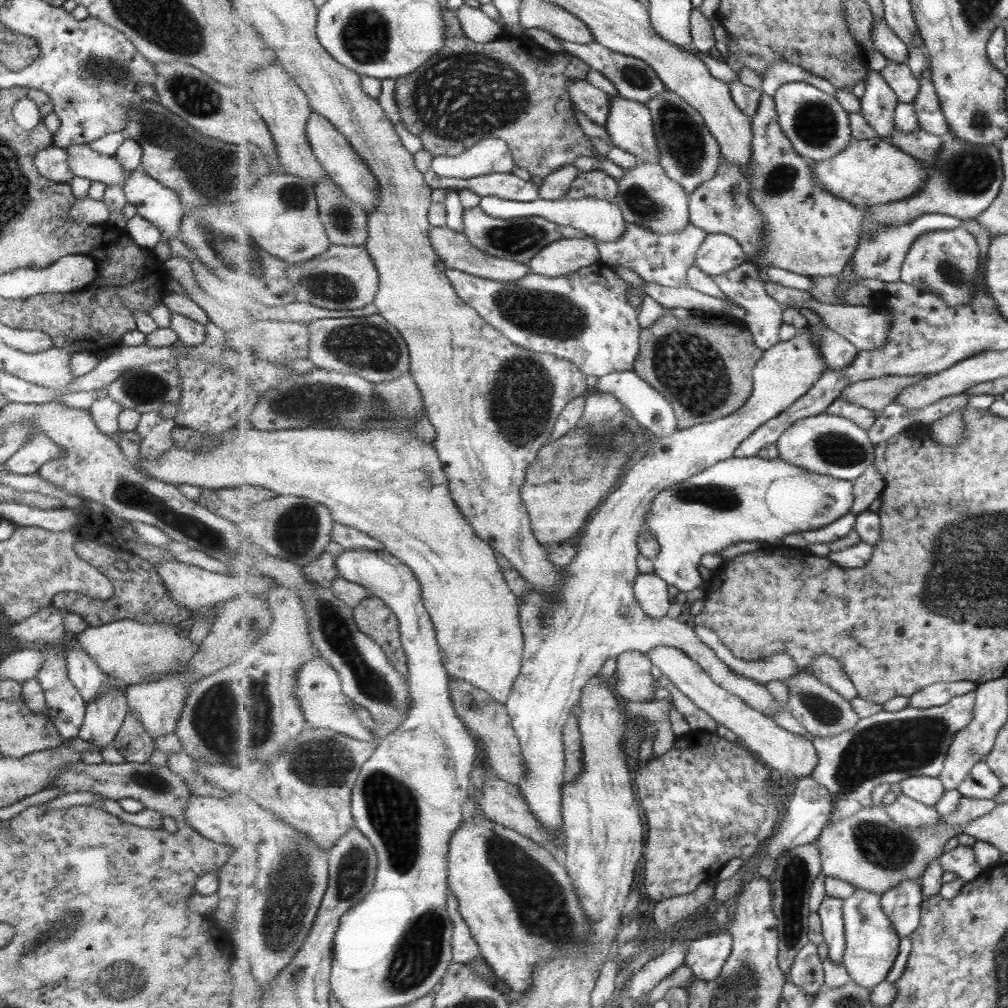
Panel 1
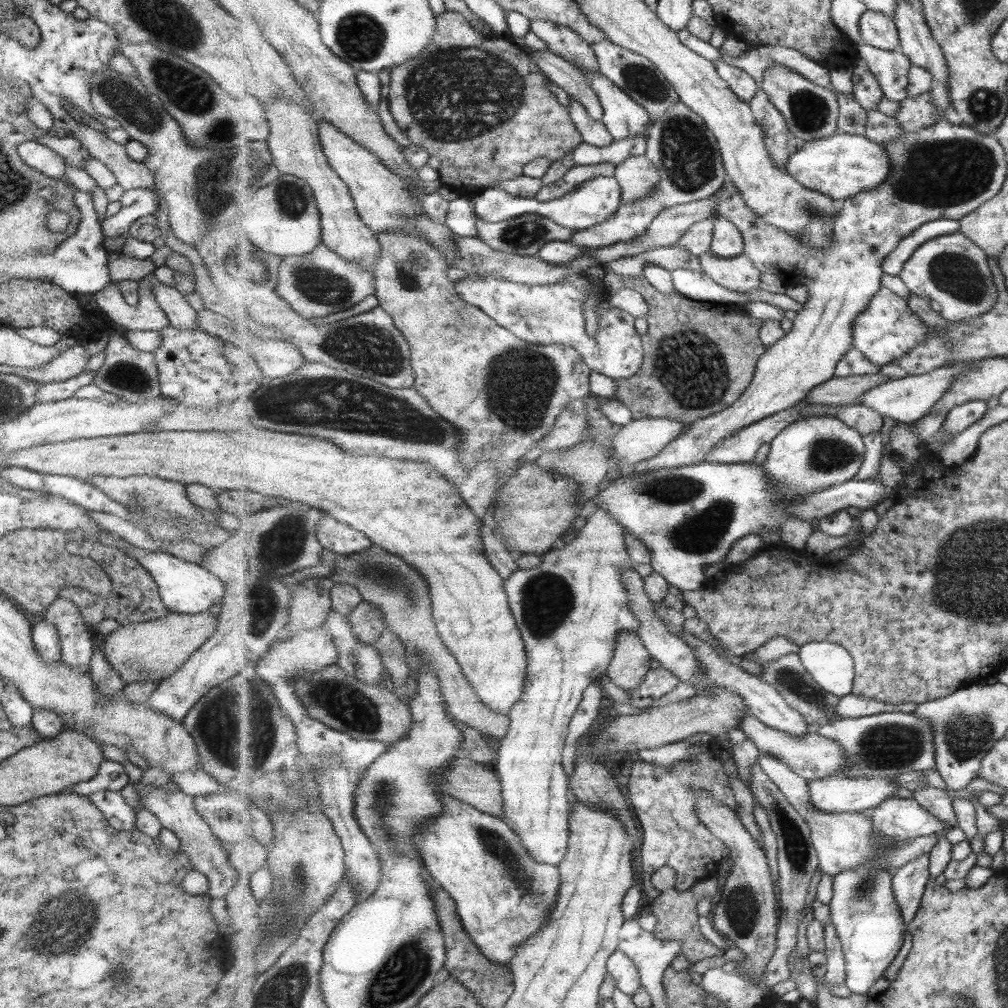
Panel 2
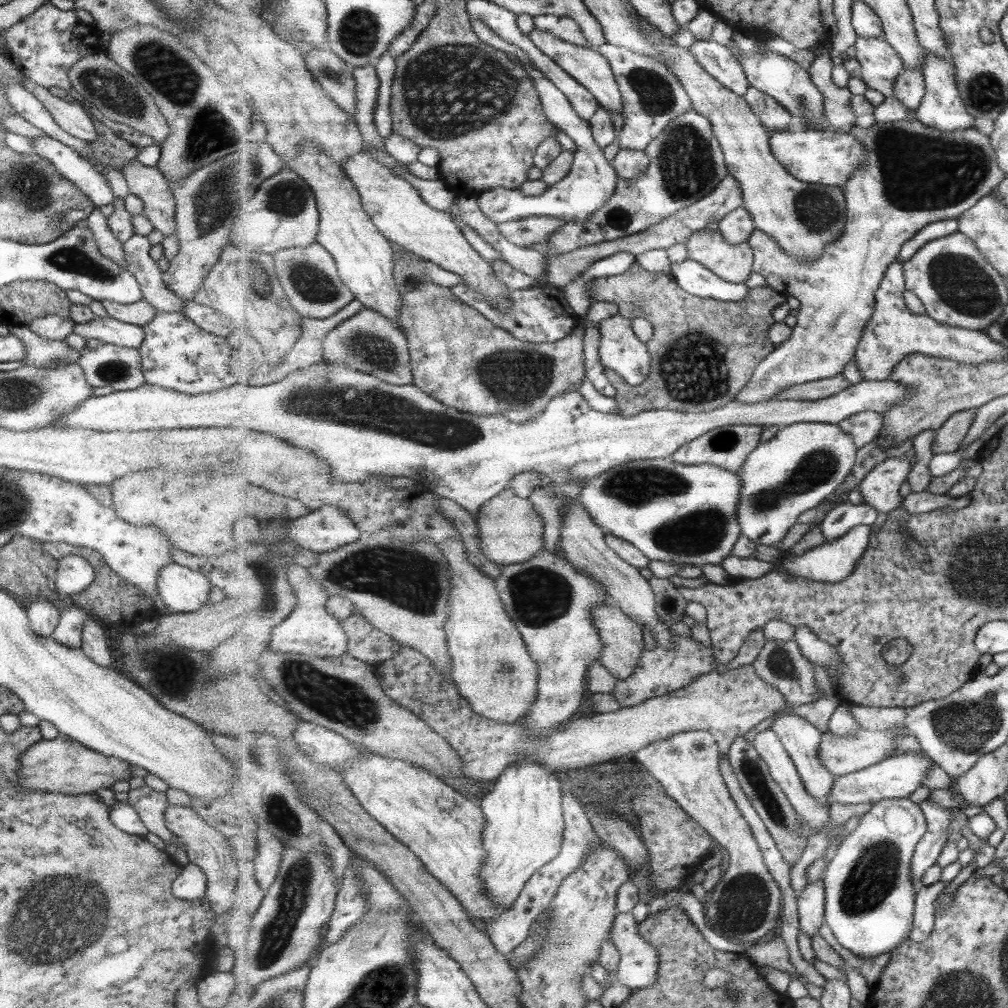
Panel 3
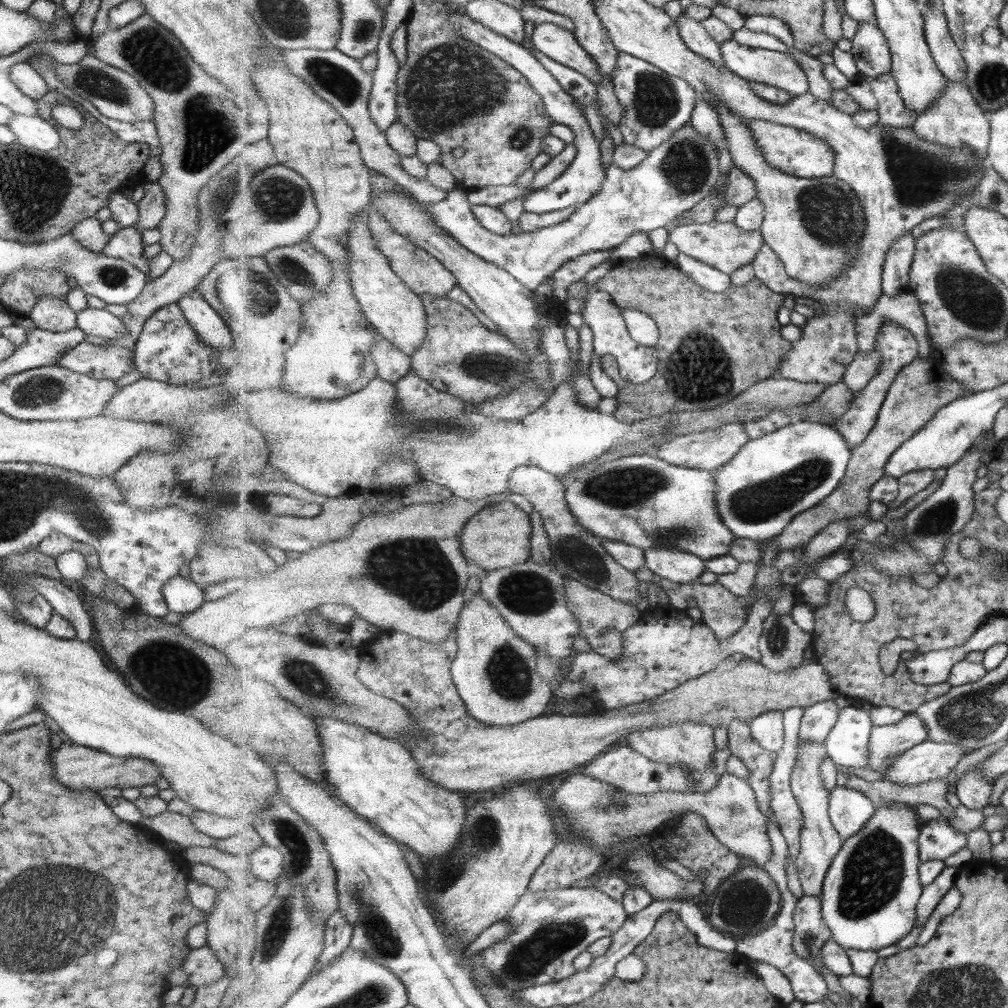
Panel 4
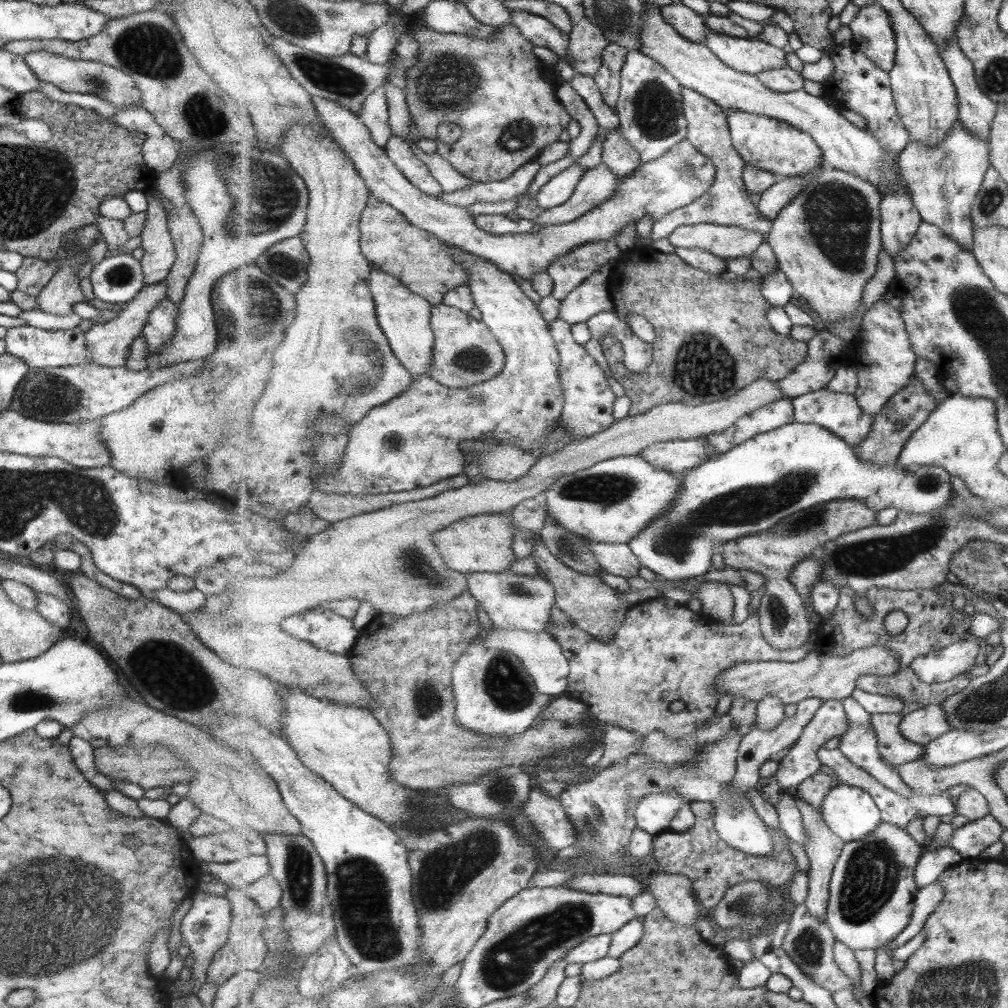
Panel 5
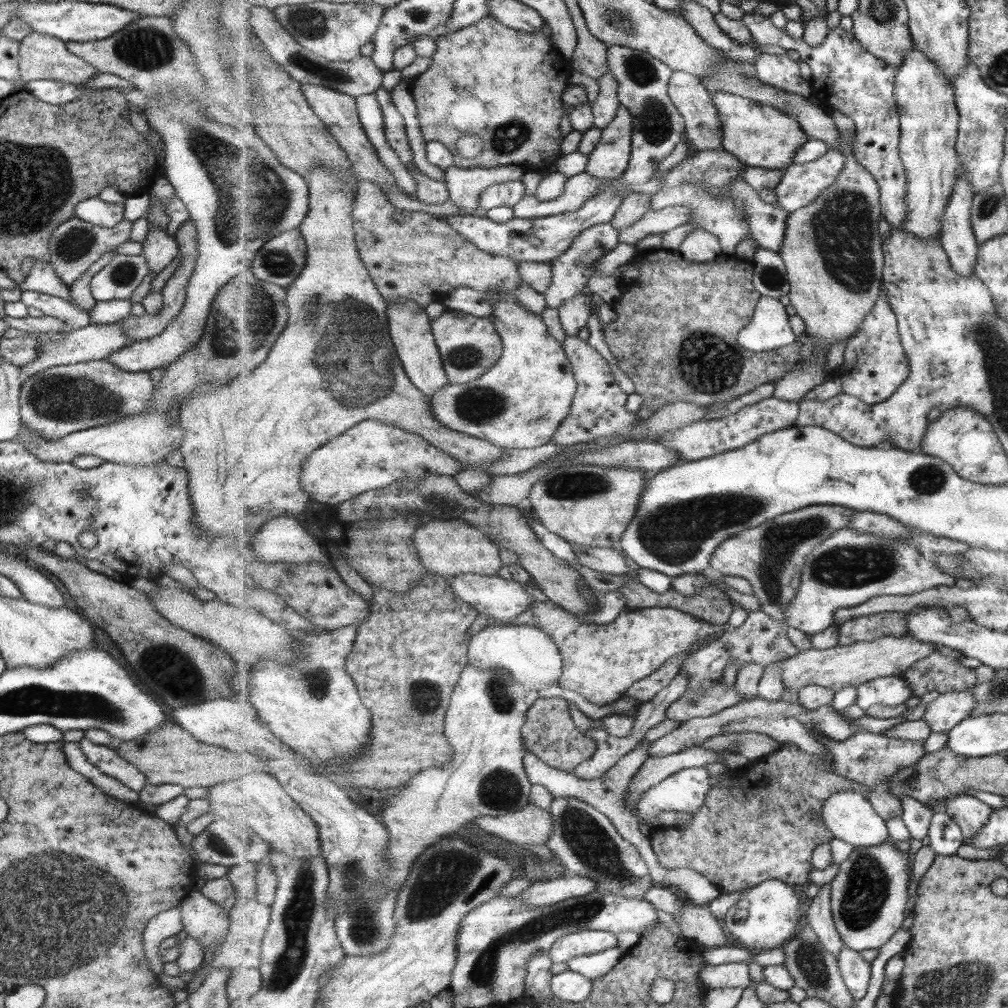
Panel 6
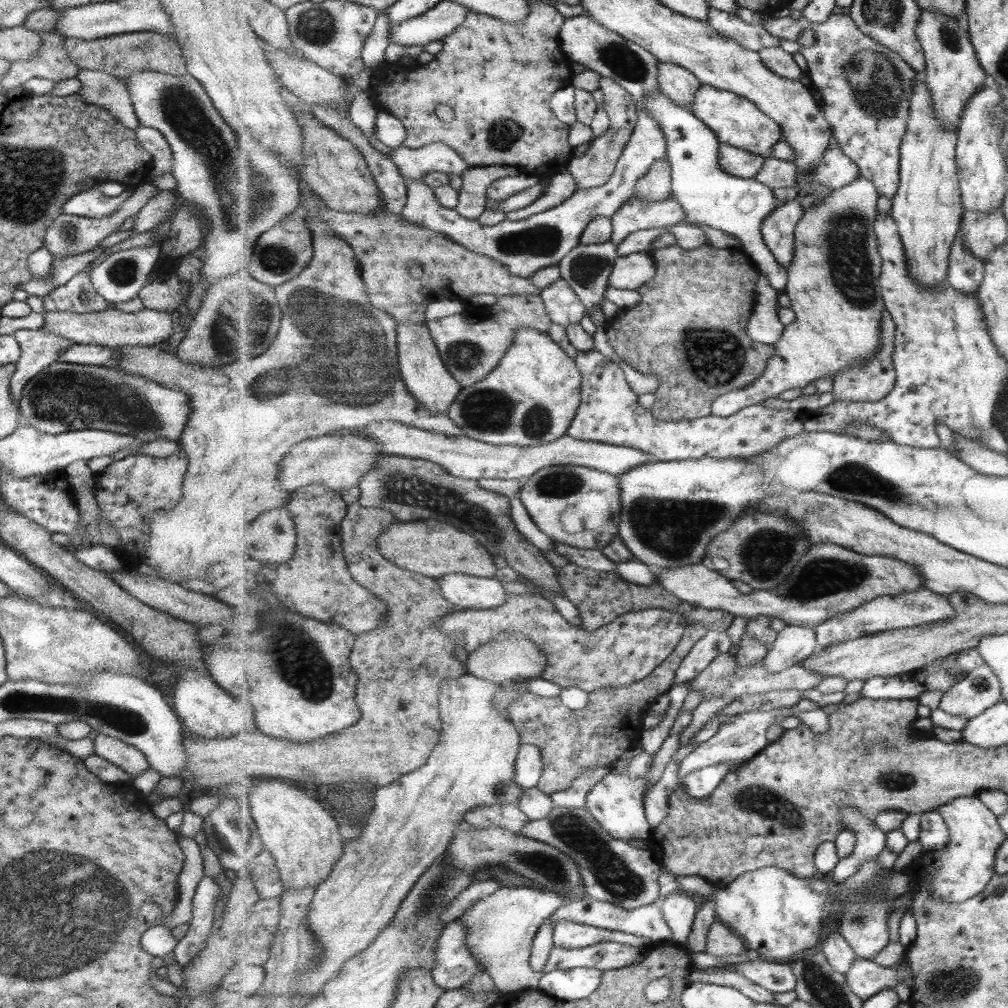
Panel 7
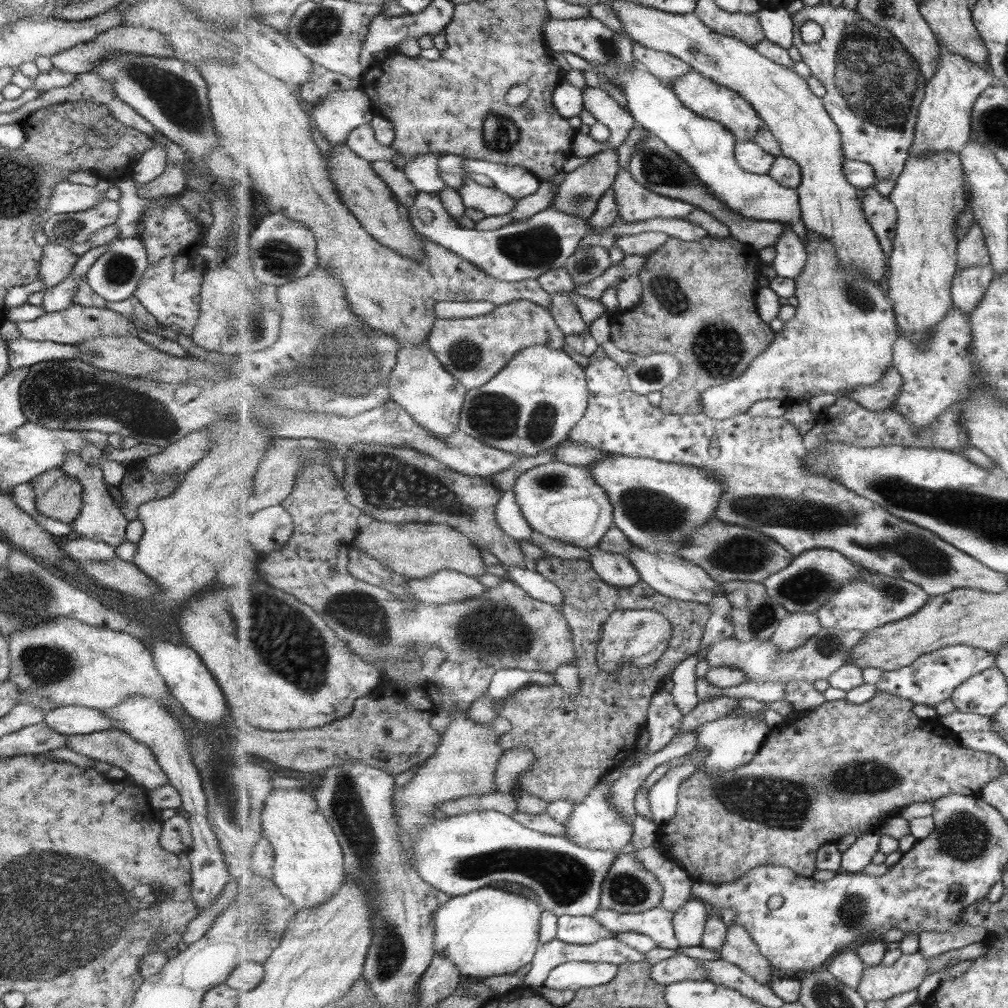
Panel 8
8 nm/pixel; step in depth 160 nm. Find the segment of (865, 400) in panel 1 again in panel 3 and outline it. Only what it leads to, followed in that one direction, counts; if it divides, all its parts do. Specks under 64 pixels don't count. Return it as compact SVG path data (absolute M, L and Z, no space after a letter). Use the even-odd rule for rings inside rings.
M845 375L833 378L821 379L813 382L806 382L795 387L785 389L779 393L775 400L795 400L795 401L817 401L824 400L837 395L843 390L849 389L852 384Z

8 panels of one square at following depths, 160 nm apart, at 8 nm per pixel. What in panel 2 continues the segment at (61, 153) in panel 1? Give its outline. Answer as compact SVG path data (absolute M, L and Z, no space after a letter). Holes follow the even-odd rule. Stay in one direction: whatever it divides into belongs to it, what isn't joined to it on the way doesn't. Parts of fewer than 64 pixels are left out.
M28 140L16 146L16 153L29 168L49 178L63 179L66 166L64 160L53 149L37 141Z

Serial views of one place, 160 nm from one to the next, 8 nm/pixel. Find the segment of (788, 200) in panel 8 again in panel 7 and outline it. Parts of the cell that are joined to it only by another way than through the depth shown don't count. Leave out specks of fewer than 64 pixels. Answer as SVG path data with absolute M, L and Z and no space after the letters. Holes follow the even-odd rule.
M656 90L648 96L646 100L646 109L648 113L659 122L668 138L668 160L672 164L672 195L671 199L681 204L686 212L687 224L705 224L712 228L726 231L728 234L735 236L742 243L741 249L749 258L754 261L754 266L758 273L764 274L771 283L773 288L785 292L788 285L788 269L786 269L774 255L767 243L764 241L764 234L761 232L762 224L766 218L778 209L777 198L773 194L773 188L763 182L759 182L756 177L739 178L725 172L720 165L720 146L722 142L717 134L709 126L705 125L693 110L683 108L676 102L673 102L661 90Z

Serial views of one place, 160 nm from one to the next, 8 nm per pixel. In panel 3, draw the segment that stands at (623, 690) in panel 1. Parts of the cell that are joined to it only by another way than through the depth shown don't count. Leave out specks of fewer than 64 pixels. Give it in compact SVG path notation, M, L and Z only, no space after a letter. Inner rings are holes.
M603 601L597 609L593 609L592 615L594 616L594 623L600 630L601 640L604 642L604 653L600 662L618 680L627 680L636 672L642 652L644 652L645 642L643 642L642 626L628 614L625 614L625 611L621 611L616 605L608 601Z

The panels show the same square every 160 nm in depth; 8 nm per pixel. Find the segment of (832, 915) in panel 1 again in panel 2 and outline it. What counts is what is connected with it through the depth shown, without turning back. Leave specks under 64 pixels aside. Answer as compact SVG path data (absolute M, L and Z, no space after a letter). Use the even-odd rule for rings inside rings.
M827 923L824 927L826 934L827 952L824 954L828 959L828 971L825 981L827 986L838 987L845 985L846 982L846 957L842 950L842 944L839 940L840 936L837 934L836 926L832 923Z

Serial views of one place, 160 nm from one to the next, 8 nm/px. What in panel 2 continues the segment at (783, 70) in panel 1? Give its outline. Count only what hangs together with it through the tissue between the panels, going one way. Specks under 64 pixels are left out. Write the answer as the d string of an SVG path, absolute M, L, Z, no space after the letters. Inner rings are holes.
M763 44L748 48L737 57L727 54L722 49L720 53L729 64L745 70L758 84L762 83L763 73L766 69L773 65L784 65L818 86L830 86L829 69L802 55L794 48L779 46L778 44Z

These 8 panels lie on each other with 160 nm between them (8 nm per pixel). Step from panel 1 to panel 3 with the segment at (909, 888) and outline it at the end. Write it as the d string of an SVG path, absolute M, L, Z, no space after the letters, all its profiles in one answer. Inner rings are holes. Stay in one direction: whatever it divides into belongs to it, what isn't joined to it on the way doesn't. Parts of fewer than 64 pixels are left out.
M926 798L918 806L922 809L927 820L927 833L919 842L915 856L912 859L913 881L917 889L921 879L929 868L938 864L945 846L952 840L951 810L943 808L937 801Z

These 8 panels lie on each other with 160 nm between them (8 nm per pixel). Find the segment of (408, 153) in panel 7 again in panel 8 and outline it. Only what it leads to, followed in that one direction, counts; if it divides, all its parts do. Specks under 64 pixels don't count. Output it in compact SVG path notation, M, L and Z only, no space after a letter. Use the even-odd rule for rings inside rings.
M370 123L363 124L363 126L353 130L349 134L347 144L358 155L361 155L361 158L369 162L376 160L393 161L400 156L400 152L396 148L385 146L376 139L375 131ZM429 153L407 161L402 170L420 191L439 194L447 188L441 178L439 163L440 156ZM464 158L463 164L468 172L488 174L495 181L495 187L516 199L537 193L543 181L524 166L515 164L499 164L472 158Z

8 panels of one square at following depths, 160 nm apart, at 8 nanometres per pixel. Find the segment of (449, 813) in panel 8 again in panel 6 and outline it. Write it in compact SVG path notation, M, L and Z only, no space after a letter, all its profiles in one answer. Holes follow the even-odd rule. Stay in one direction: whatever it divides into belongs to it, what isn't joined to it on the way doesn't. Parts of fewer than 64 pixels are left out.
M533 803L510 814L480 817L473 825L519 846L547 846L553 835L551 814Z

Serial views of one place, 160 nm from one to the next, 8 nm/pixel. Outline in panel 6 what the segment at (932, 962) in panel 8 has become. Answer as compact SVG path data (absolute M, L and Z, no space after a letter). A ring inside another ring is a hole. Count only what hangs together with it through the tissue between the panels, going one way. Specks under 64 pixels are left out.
M845 946L838 959L840 971L844 975L844 981L856 1000L861 1000L870 987L872 977L872 963L863 959L860 952Z

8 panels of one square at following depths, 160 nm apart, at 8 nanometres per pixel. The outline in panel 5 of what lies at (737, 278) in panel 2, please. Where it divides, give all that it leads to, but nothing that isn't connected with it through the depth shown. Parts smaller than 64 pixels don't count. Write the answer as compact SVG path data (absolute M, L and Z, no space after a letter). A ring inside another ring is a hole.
M685 224L676 228L668 238L673 246L681 248L704 248L715 256L729 258L750 257L766 242L762 232L743 228L742 226L720 225L720 224Z

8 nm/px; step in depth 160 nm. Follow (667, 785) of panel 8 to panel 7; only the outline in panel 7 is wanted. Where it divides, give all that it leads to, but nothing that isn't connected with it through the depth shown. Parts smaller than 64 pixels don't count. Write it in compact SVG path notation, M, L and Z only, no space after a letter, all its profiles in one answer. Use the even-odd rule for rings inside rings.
M801 700L794 708L776 708L769 712L757 710L755 712L746 712L745 714L731 715L726 722L724 722L718 733L709 740L702 742L691 754L687 755L680 762L680 780L694 770L701 770L707 766L719 766L721 763L738 762L739 765L745 761L750 761L754 756L757 756L767 745L767 732L769 726L780 722L787 716L795 716L799 711L807 710L809 703Z

